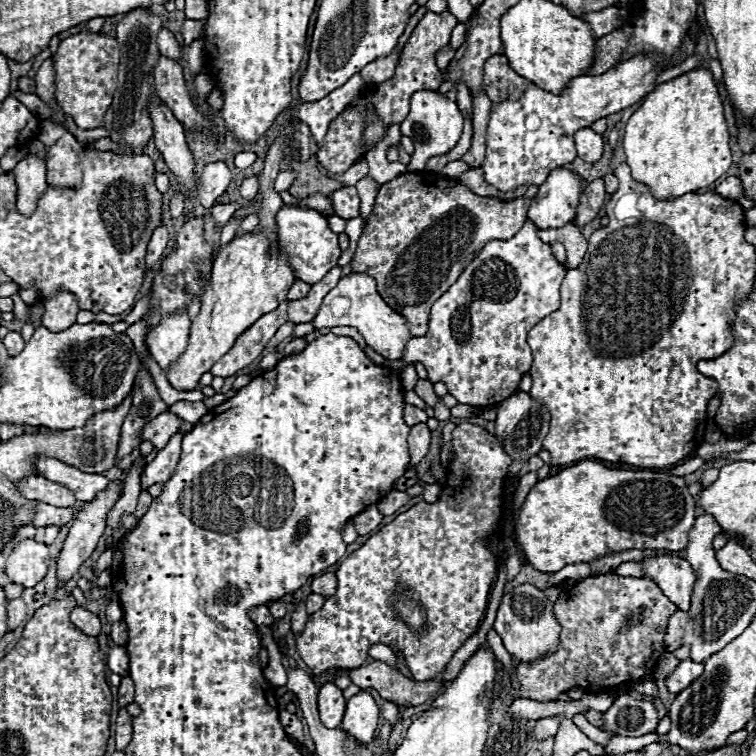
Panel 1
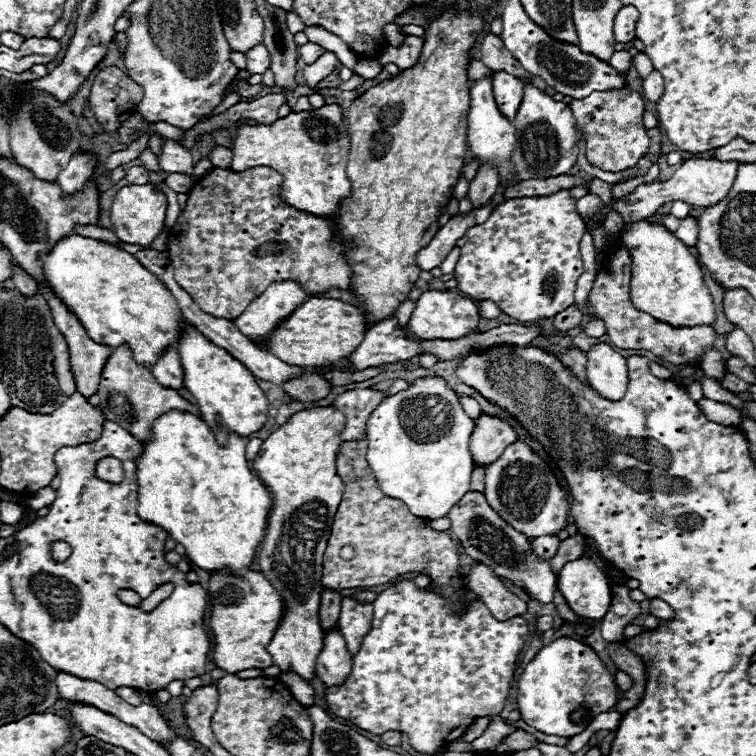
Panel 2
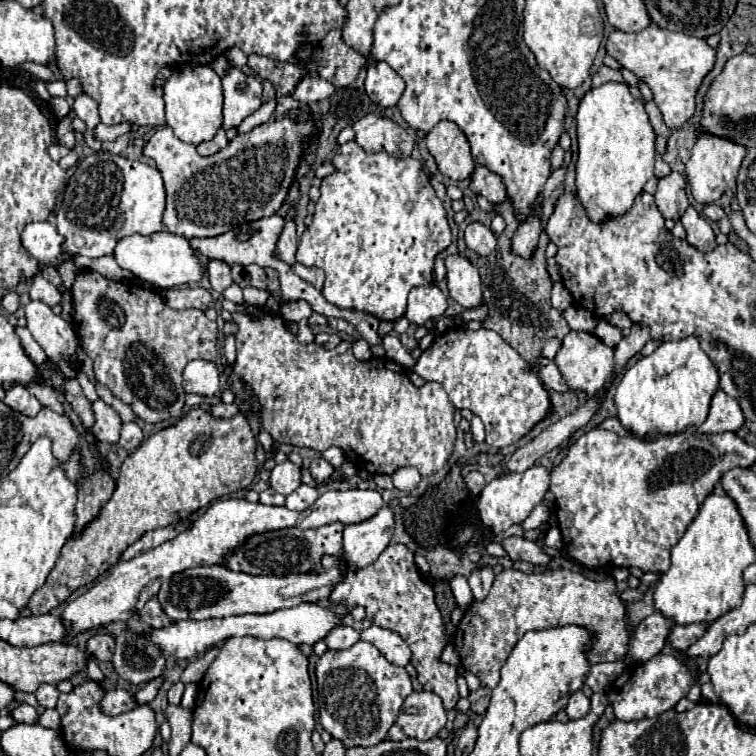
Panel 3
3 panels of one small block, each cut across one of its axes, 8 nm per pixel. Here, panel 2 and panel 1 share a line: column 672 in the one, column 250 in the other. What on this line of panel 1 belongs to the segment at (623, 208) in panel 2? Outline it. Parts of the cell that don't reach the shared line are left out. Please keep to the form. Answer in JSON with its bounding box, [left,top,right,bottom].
[240,174,259,202]

